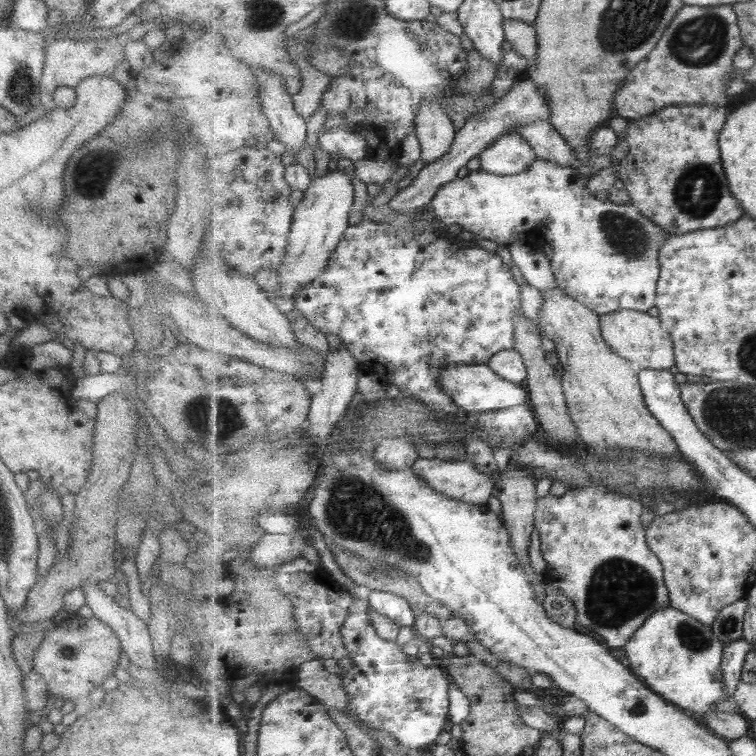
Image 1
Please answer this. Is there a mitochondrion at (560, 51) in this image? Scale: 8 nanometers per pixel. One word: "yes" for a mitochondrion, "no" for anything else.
no

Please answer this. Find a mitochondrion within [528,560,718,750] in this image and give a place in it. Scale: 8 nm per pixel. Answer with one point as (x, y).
(691, 637)

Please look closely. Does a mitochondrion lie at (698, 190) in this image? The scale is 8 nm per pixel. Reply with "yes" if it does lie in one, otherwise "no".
yes

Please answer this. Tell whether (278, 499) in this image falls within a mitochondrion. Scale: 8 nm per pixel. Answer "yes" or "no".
no

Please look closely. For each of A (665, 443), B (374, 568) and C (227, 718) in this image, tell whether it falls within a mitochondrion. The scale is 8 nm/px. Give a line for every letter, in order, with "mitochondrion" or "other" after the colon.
A: other
B: mitochondrion
C: other

